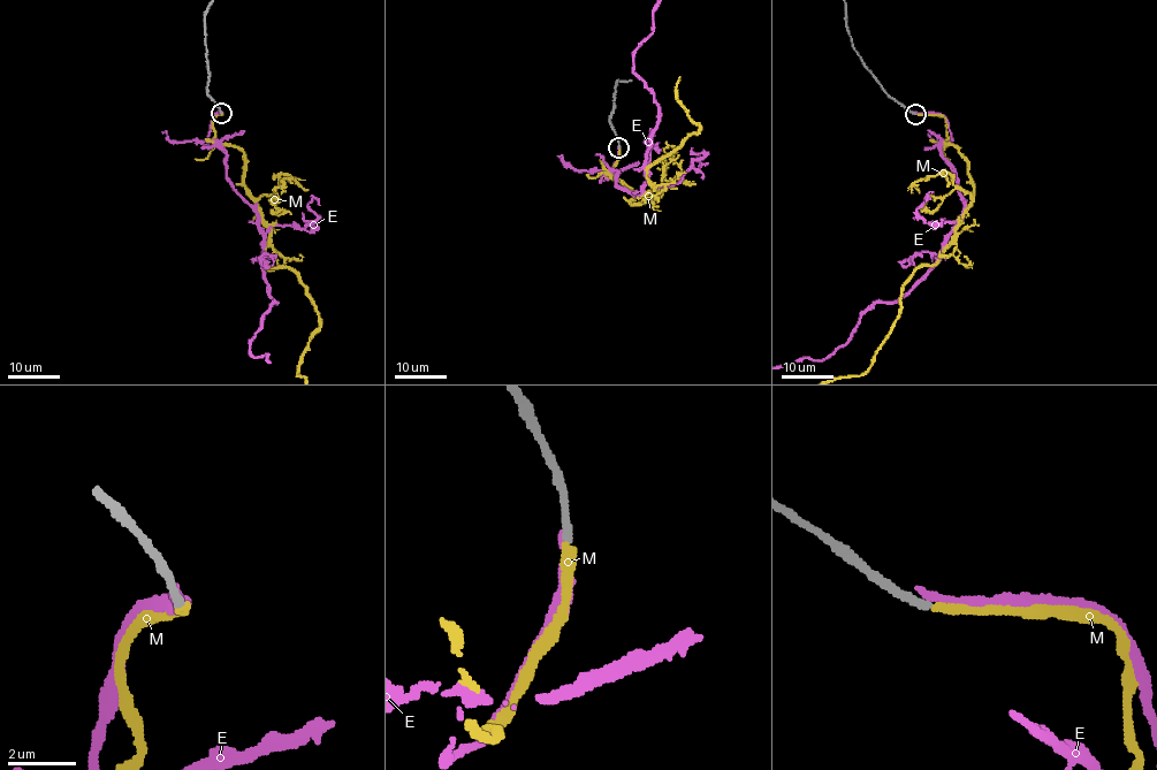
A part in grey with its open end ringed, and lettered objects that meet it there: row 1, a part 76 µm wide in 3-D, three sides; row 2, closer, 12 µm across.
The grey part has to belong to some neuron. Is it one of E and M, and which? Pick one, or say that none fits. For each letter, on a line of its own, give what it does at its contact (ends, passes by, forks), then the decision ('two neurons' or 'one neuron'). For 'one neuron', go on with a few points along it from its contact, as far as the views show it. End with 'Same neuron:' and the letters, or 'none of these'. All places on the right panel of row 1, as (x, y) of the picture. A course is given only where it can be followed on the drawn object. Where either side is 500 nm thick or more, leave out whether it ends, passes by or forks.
E: it ends there; two neurons
M: it ends there; one neuron
Same neuron: M

